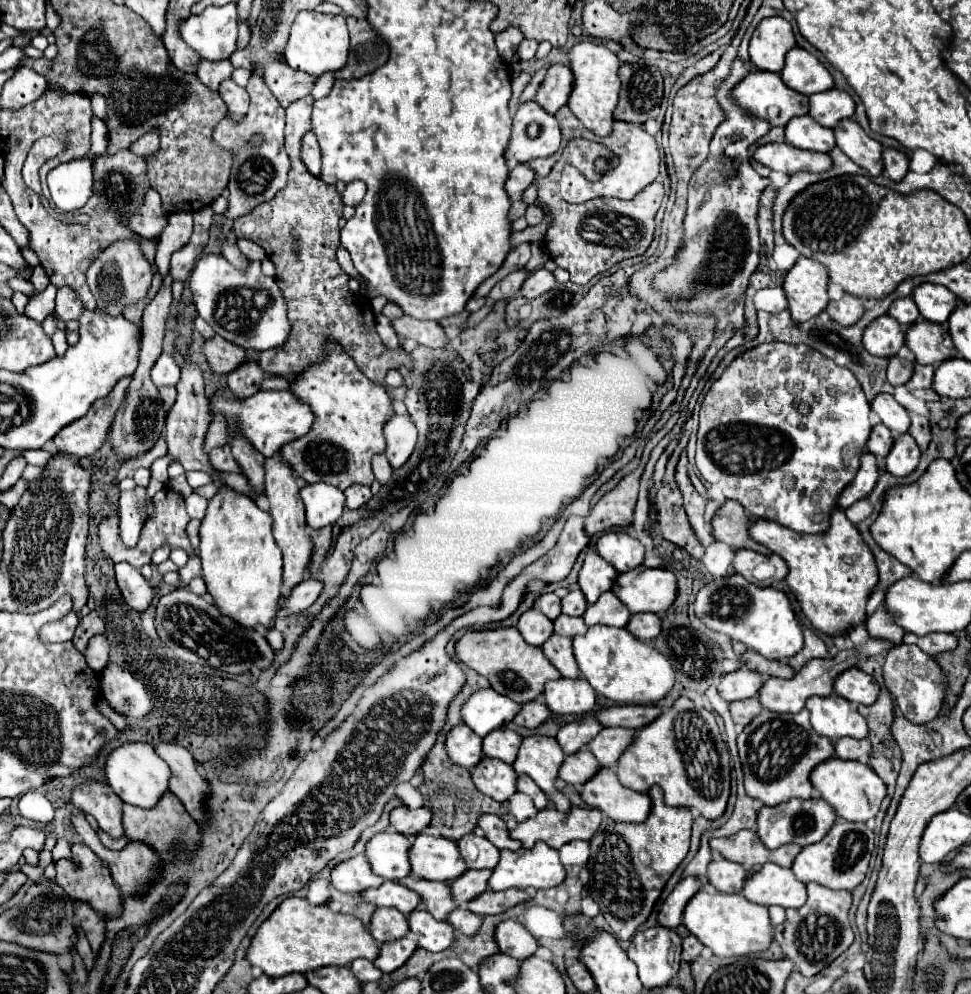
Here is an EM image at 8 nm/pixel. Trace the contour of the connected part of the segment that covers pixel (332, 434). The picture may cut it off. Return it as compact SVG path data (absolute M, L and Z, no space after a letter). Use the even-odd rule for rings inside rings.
M336 342L326 344L326 360L310 366L292 380L292 392L310 404L316 422L306 438L300 438L280 452L280 458L290 464L296 476L308 484L326 482L340 490L352 484L370 486L374 474L370 460L374 454L386 452L384 424L394 416L392 400L380 384L368 380L352 358L344 356L344 350Z

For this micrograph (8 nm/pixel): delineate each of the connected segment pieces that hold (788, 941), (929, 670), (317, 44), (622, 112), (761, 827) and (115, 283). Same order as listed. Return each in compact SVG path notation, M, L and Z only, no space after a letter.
M816 882L808 884L808 900L798 910L786 910L786 922L776 928L774 940L780 944L784 956L792 960L798 972L806 978L816 976L830 966L852 942L854 932L848 924L848 910L852 906L852 894L842 890L830 890Z
M910 644L894 646L884 658L882 676L888 692L894 696L896 706L900 708L906 720L914 724L928 724L932 718L940 714L942 704L946 700L948 674L940 668L934 656L928 656L918 646L910 646Z
M300 12L292 24L290 40L286 46L286 62L294 70L320 78L326 72L338 72L340 68L344 68L348 60L348 48L350 48L350 38L342 14L334 16L318 12Z
M622 64L620 80L622 92L616 108L616 120L644 124L648 118L656 118L664 98L660 70L644 64Z
M794 798L780 806L764 806L758 812L758 836L768 850L776 850L790 842L808 846L808 844L820 842L828 834L828 830L834 826L836 818L838 818L836 810L822 798L810 798L810 800Z
M124 238L110 244L106 250L98 254L98 258L86 270L86 284L96 298L98 310L104 310L112 316L122 314L122 308L142 300L150 288L152 272L150 262L144 258L140 242L136 238Z

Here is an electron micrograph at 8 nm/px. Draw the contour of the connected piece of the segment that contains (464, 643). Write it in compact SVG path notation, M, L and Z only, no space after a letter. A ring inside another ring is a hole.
M496 628L484 632L466 632L456 644L456 656L480 676L488 678L492 688L500 694L506 694L518 704L526 704L542 696L544 684L548 680L558 680L562 674L550 664L544 652L536 646L524 642L522 634L516 628Z

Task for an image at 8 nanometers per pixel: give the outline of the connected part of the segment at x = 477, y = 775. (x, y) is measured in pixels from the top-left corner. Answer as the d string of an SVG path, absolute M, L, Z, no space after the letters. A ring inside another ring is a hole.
M484 758L478 766L472 768L472 780L482 794L488 794L496 802L504 802L516 792L518 774L510 764Z

